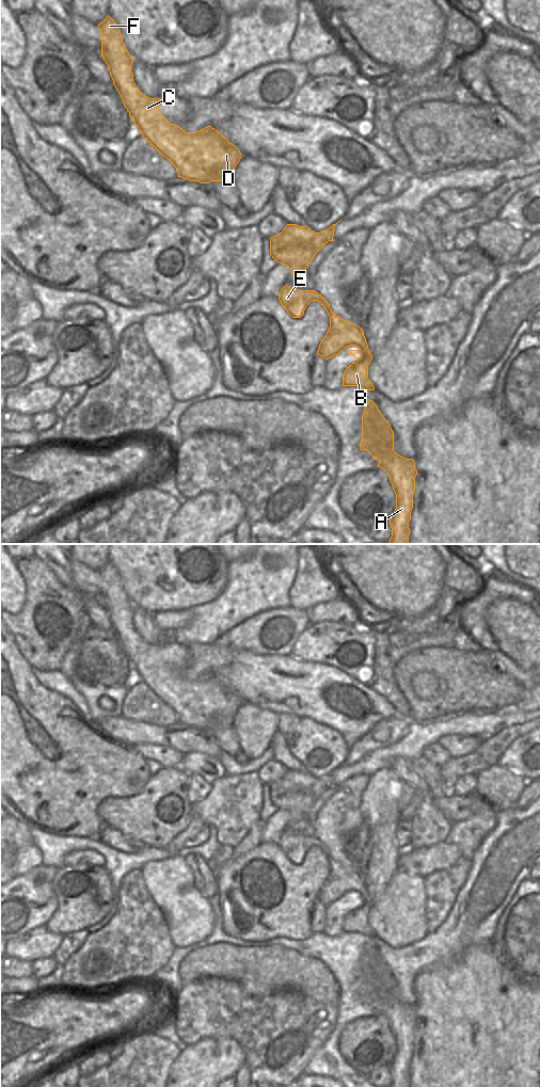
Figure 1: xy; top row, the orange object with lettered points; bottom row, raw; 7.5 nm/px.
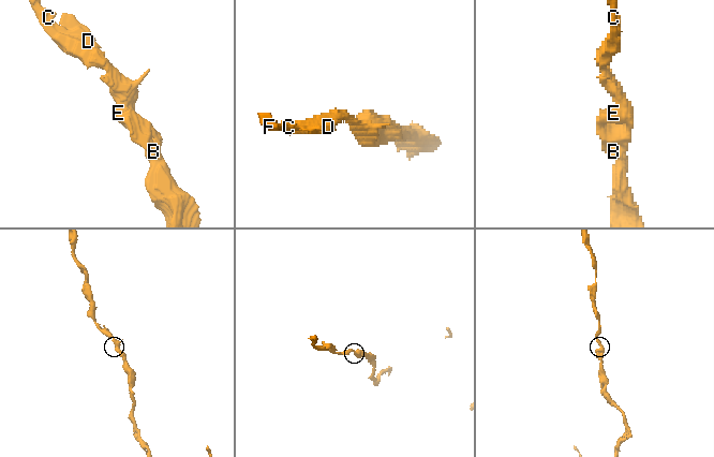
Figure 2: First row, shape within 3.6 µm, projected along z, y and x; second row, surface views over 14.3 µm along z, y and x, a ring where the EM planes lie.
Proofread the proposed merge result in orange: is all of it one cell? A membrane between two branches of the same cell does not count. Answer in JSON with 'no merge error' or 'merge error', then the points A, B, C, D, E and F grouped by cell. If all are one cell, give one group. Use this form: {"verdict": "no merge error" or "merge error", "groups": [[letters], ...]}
{"verdict": "no merge error", "groups": [["A", "B", "C", "D", "E", "F"]]}

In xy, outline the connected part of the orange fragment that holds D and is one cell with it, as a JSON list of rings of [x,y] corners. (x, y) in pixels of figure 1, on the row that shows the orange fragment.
[[[108,15],[98,27],[101,57],[142,137],[176,167],[178,177],[201,183],[234,180],[234,170],[242,157],[240,150],[211,126],[186,132],[171,124],[159,112],[161,98],[145,96],[133,82],[133,59],[114,19]]]

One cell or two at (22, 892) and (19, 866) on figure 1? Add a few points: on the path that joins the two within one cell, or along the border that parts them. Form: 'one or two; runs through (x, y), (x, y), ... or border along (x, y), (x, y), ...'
two; border along (41, 863), (16, 876)

